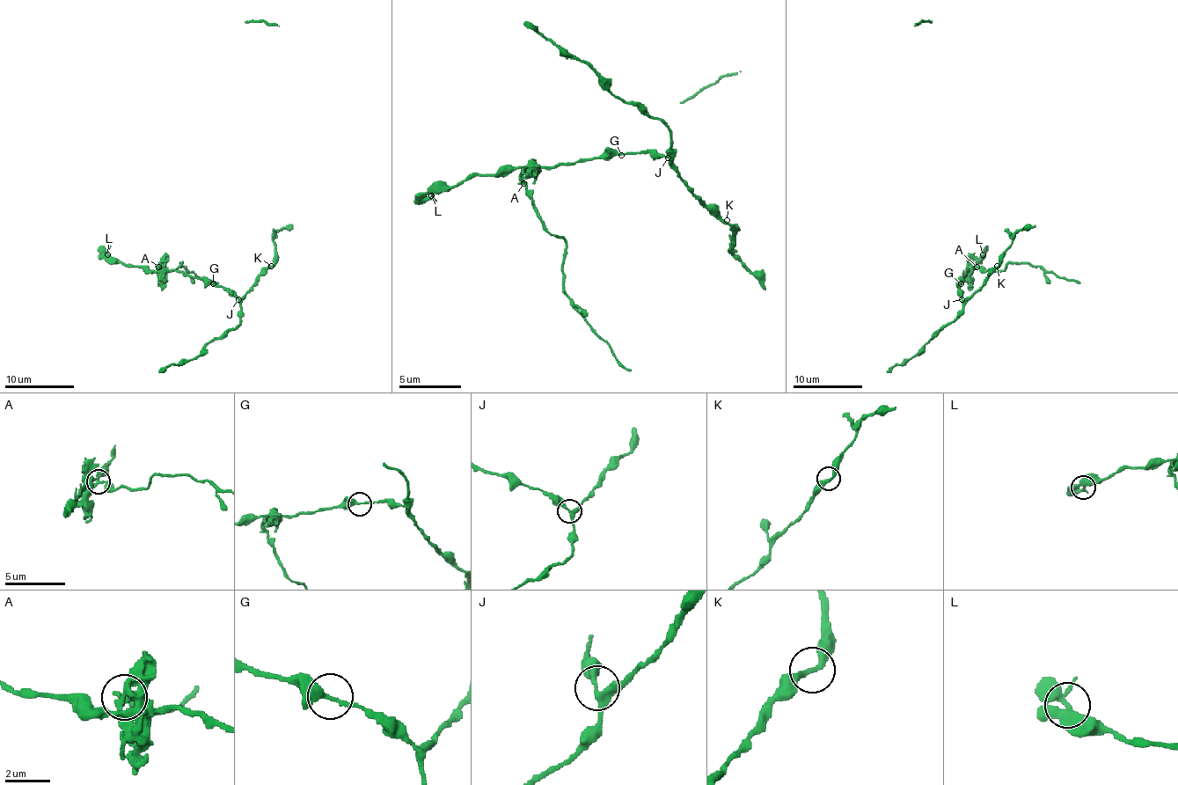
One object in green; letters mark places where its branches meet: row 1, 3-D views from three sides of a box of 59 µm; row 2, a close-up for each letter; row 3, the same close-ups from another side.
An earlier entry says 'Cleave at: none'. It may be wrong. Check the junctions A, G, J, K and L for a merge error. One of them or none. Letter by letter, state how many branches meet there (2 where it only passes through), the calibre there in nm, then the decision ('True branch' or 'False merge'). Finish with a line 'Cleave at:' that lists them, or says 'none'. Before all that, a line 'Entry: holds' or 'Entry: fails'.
Entry: fails
A: Branches: 3. Thickness 200 nm. False merge
G: Branches: 3. Thickness 280 nm. True branch
J: Branches: 3. Thickness 280 nm. True branch
K: Branches: 2. Thickness 280 nm. True branch
L: Branches: 3. Thickness 360 nm. True branch
Cleave at: A

